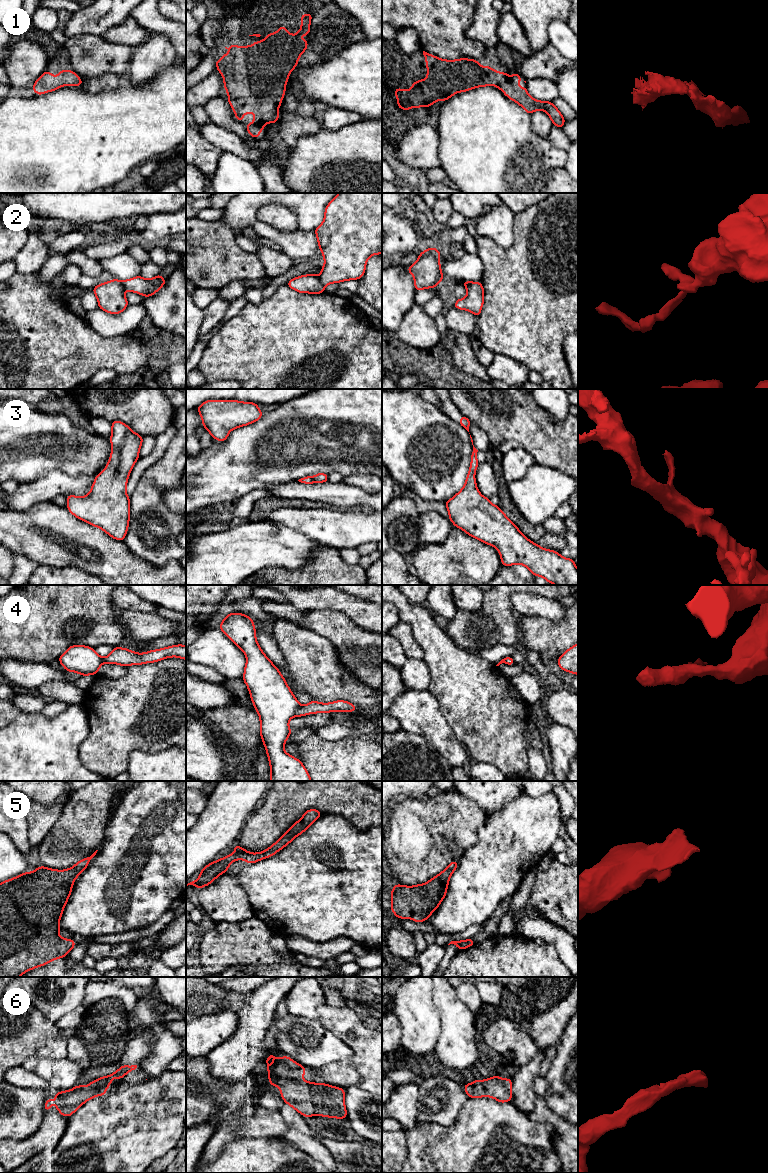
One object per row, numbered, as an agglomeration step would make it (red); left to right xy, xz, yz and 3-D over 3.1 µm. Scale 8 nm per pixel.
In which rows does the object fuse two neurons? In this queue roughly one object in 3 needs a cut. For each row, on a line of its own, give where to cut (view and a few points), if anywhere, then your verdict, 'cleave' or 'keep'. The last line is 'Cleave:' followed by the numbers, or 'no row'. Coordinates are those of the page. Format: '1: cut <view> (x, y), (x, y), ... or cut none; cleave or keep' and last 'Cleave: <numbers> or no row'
1: cut none; keep
2: cut xz (318, 276), (324, 285); cleave
3: cut none; keep
4: cut xz (300, 705), (294, 715); cleave
5: cut none; keep
6: cut none; keep
Cleave: 2, 4

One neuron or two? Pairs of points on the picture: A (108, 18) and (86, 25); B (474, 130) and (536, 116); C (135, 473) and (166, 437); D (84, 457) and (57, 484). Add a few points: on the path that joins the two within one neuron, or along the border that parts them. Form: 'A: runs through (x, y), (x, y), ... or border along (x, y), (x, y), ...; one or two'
A: runs through (103, 18), (91, 20); one
B: border along (529, 114), (531, 128), (542, 138); two
C: runs through (144, 464), (161, 446); one
D: border along (90, 476), (69, 476), (51, 470), (44, 477); two

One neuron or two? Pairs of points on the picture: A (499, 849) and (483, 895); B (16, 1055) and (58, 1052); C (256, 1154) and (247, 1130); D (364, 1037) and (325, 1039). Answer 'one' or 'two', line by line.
A: one
B: one
C: two
D: two

